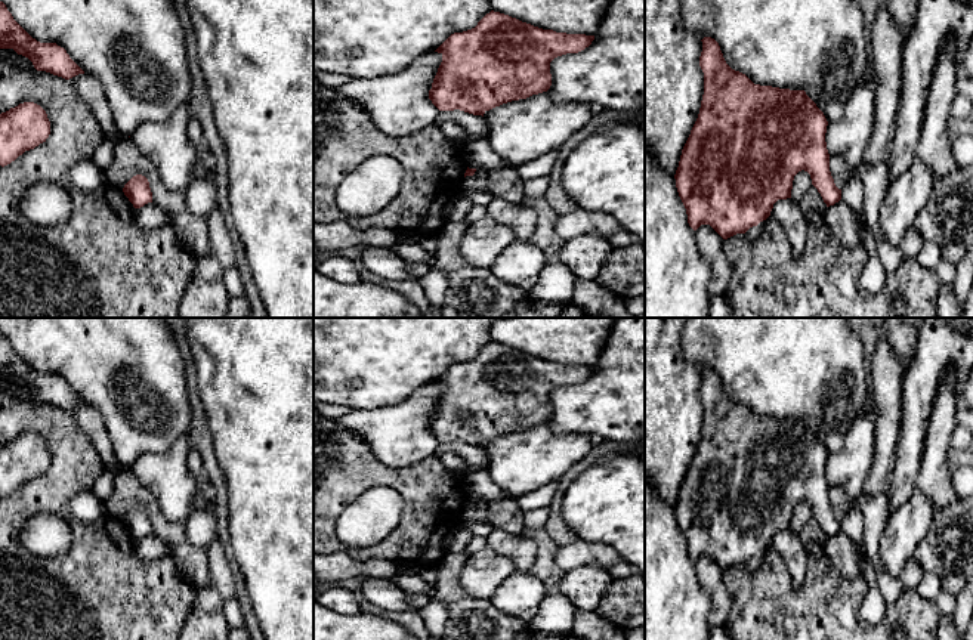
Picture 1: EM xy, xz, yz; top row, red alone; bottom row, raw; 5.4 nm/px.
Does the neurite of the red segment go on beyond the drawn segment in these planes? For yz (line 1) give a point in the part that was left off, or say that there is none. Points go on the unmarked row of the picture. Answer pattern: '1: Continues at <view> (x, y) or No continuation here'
1: No continuation here

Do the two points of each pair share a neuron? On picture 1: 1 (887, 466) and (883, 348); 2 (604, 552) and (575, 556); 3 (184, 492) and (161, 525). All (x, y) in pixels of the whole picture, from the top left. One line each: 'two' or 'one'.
1: one
2: one
3: two

